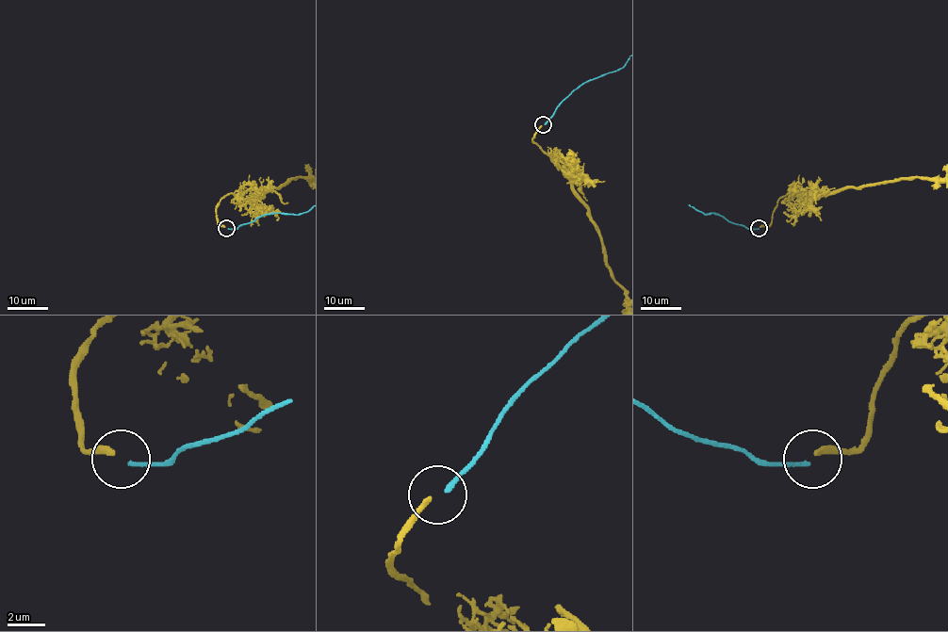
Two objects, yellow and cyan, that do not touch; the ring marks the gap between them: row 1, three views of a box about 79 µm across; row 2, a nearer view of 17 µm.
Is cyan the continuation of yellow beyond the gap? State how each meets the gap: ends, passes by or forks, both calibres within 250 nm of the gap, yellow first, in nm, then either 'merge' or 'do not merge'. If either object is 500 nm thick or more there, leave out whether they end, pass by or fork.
yellow ends | cyan ends | 300/240 nm | do not merge

